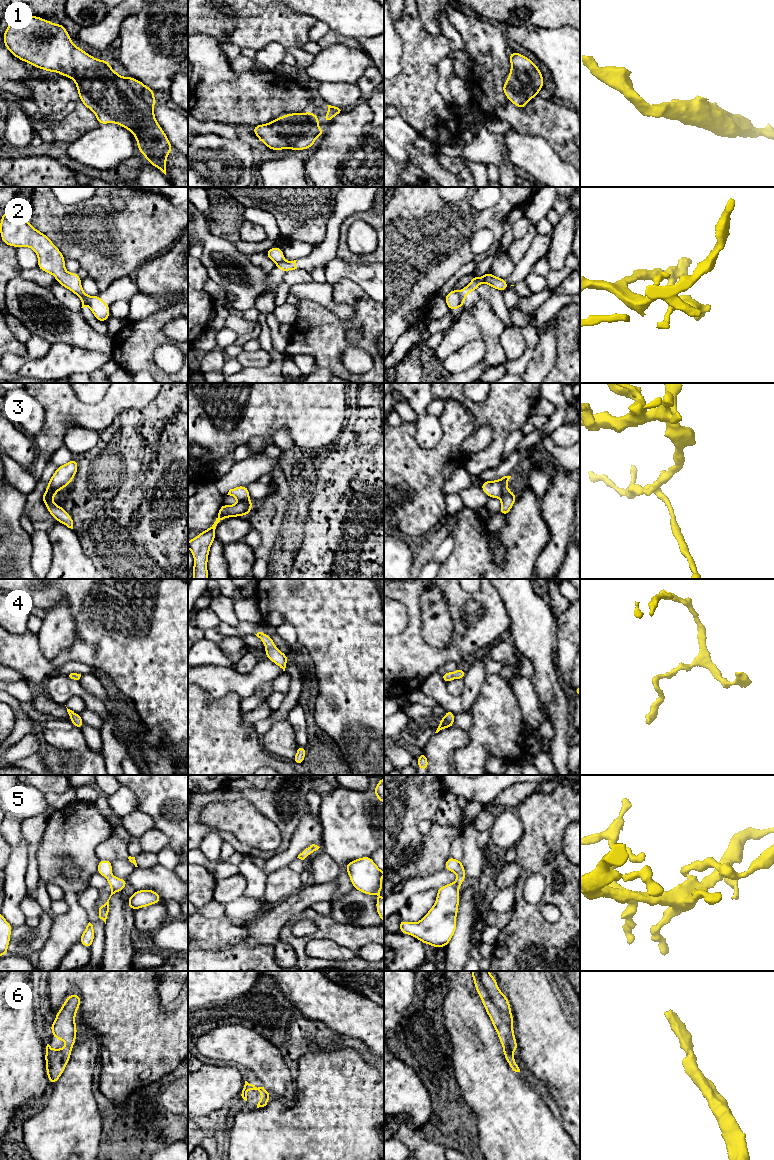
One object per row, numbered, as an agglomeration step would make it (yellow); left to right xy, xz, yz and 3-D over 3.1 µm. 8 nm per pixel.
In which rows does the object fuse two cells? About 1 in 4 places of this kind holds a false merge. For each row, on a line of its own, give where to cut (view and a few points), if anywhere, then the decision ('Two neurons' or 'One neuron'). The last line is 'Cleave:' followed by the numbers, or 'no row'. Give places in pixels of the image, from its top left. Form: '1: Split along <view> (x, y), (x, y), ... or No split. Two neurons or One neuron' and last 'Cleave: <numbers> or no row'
1: No split. One neuron
2: Split along yz (459, 291), (459, 303), (461, 305). Two neurons
3: Split along xy (53, 495), (45, 495), (42, 498). Two neurons
4: No split. One neuron
5: No split. One neuron
6: No split. One neuron
Cleave: 2, 3

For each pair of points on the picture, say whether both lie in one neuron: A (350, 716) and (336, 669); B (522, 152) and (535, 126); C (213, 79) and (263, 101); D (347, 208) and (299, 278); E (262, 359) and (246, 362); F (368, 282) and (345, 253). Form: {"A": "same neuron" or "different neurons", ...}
{"A": "same neuron", "B": "different neurons", "C": "same neuron", "D": "different neurons", "E": "same neuron", "F": "different neurons"}

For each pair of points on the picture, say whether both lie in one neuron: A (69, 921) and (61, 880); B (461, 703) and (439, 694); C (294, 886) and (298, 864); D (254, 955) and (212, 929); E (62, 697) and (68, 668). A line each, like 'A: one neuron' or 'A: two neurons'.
A: one neuron
B: one neuron
C: two neurons
D: one neuron
E: two neurons

